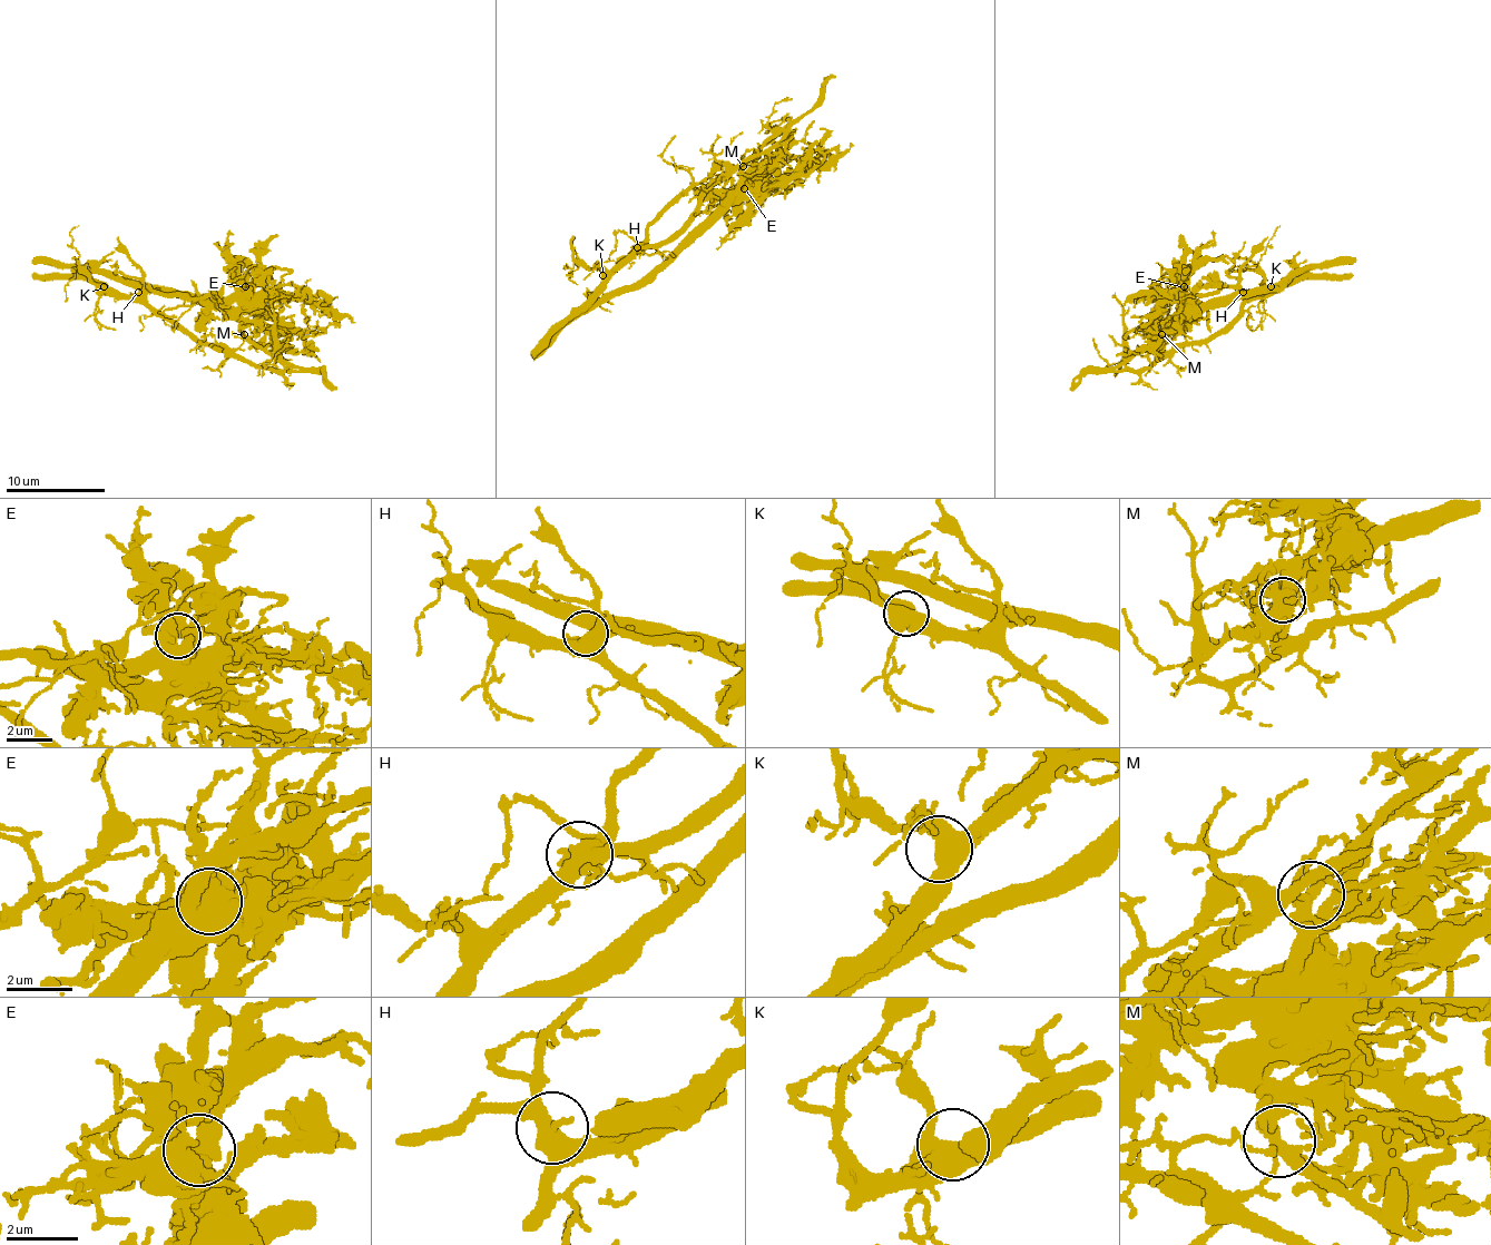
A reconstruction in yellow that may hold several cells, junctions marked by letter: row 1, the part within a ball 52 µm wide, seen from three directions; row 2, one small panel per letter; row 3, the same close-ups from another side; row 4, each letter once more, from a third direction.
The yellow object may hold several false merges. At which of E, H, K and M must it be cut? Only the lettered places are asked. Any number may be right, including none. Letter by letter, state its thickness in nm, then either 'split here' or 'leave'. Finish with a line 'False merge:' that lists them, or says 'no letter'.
E: 500 nm | leave
H: 420 nm | leave
K: 480 nm | leave
M: 320 nm | split here
False merge: M

